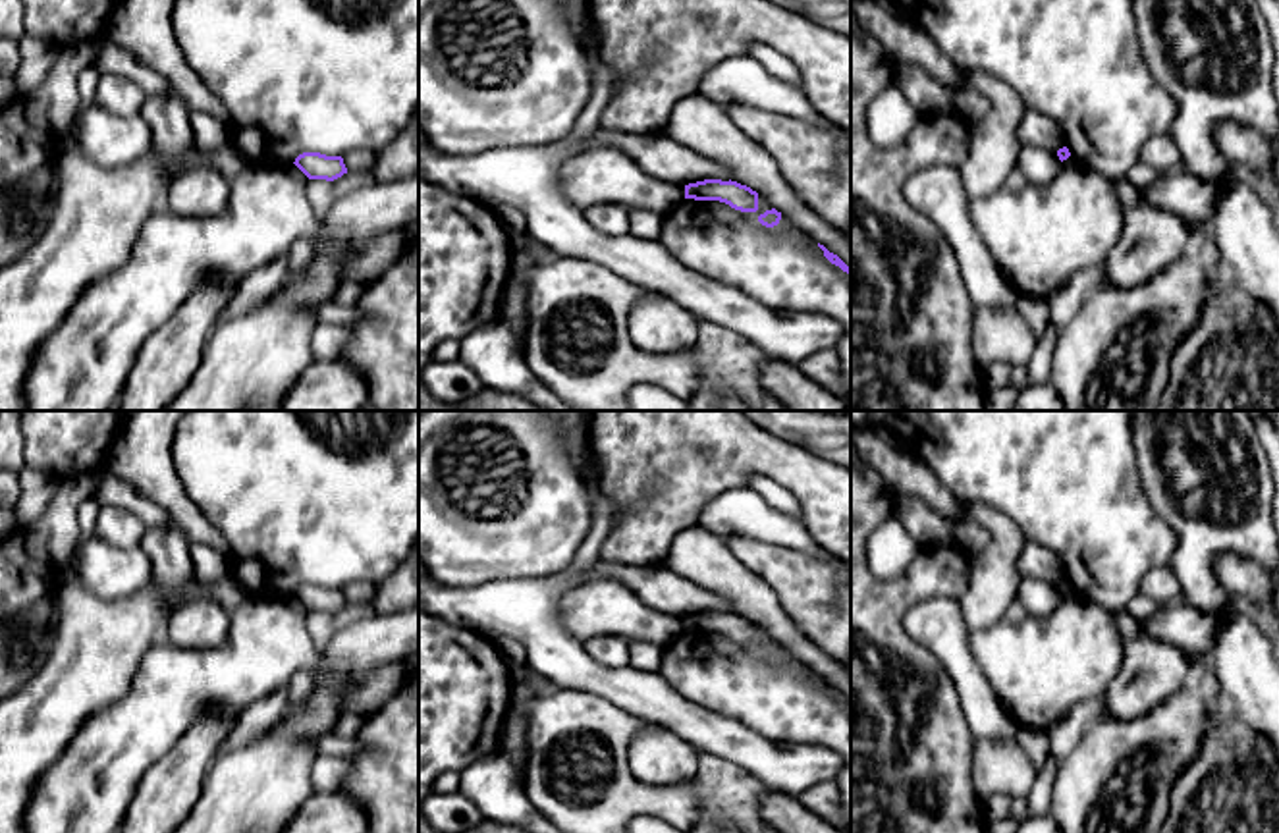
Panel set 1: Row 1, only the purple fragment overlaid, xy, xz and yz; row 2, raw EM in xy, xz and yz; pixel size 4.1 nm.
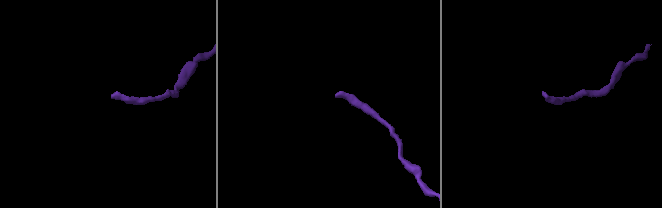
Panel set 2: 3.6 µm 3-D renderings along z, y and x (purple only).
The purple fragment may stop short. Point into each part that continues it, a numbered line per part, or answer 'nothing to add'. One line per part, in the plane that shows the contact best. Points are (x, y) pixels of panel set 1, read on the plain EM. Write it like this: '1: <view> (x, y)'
nothing to add

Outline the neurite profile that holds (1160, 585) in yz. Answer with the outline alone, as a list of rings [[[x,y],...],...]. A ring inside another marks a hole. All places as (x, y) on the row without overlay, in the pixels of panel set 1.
[[[1169,567],[1150,569],[1138,586],[1140,594],[1152,598],[1157,605],[1179,602],[1181,586]]]

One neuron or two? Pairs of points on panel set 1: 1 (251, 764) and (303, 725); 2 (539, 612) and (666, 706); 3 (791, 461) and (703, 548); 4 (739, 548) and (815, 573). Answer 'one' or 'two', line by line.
1: one
2: one
3: two
4: one

